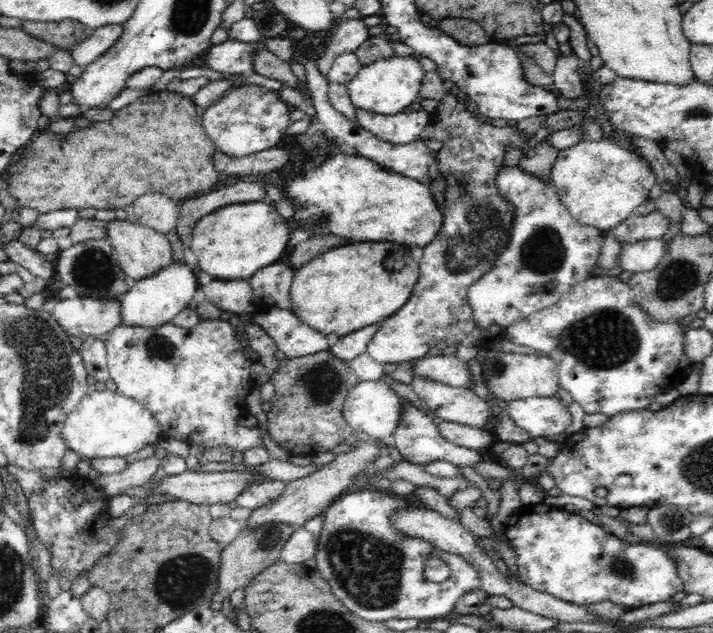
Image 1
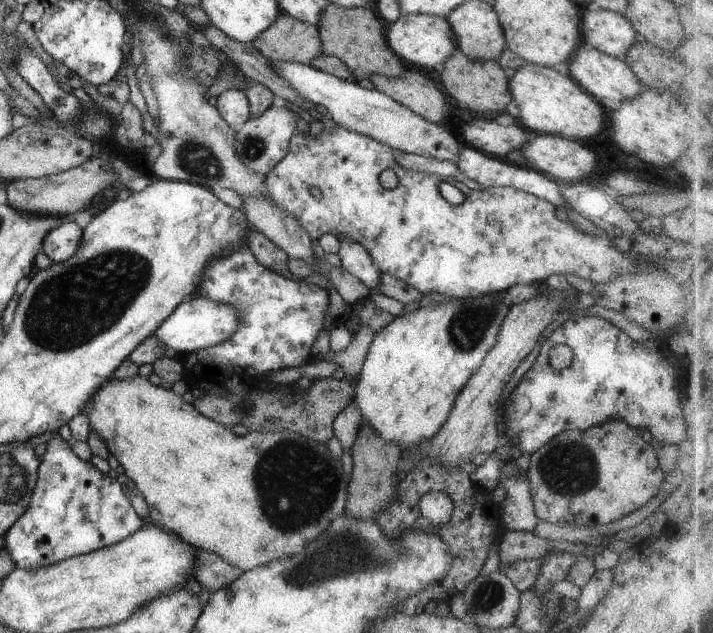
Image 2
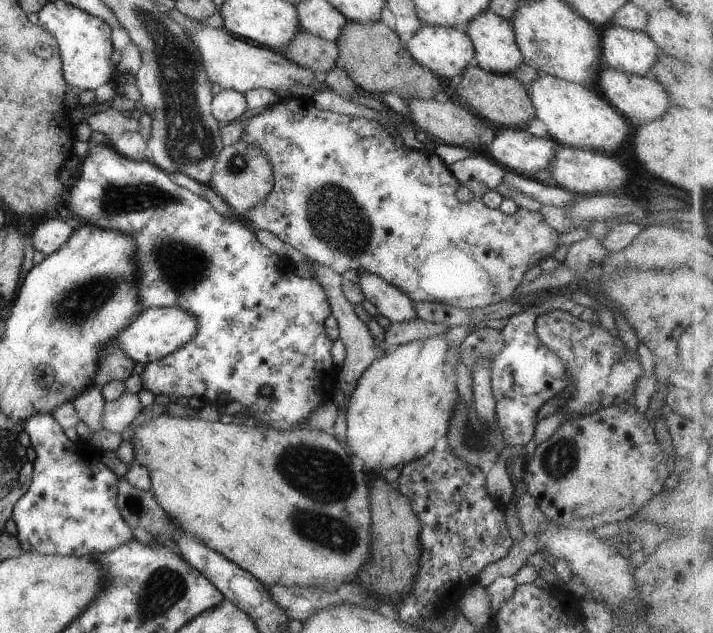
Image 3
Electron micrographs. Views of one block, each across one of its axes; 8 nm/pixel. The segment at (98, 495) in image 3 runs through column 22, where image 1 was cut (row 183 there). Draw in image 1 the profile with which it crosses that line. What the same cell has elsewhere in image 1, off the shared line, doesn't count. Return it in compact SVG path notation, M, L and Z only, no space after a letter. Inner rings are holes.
M299 52L295 54L295 57L297 57L299 63L304 66L305 74L308 76L308 79L312 81L312 84L309 86L309 90L314 103L318 128L321 131L328 132L332 137L336 137L340 142L350 144L350 146L352 146L352 148L354 148L357 154L361 157L374 161L385 169L427 184L428 166L433 162L435 154L427 149L427 146L425 146L425 143L422 142L422 140L412 142L412 144L392 144L391 142L374 136L371 132L362 128L358 122L353 123L349 119L346 119L346 117L336 111L336 109L334 109L330 104L330 101L328 101L327 94L329 81L327 78L319 77L316 59L310 56L309 58L302 56ZM518 165L503 166L495 176L495 184L497 193L514 207L514 216L506 248L497 256L486 275L468 288L467 300L474 313L478 333L490 325L498 325L504 331L514 322L557 304L571 289L590 277L591 269L601 253L601 230L574 219L562 204L554 185L522 170Z

